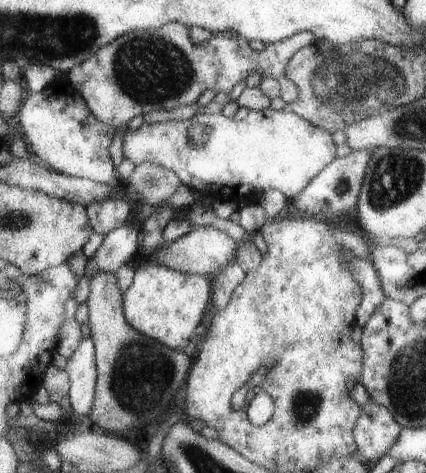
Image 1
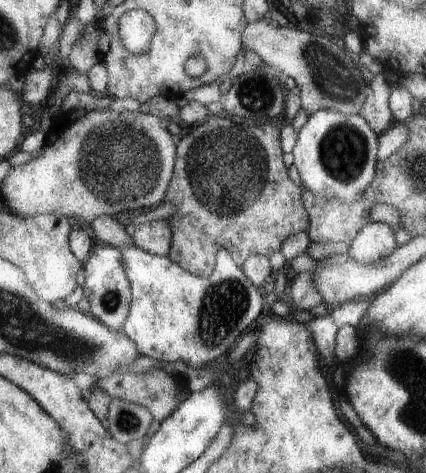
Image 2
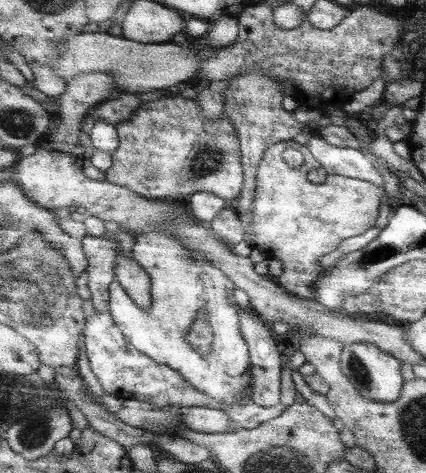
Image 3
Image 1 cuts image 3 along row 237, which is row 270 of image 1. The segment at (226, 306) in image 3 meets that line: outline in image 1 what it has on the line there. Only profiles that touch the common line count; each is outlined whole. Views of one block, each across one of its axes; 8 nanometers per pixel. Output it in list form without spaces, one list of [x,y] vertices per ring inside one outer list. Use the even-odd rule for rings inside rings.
[[[147,262],[133,274],[131,286],[123,296],[125,320],[141,334],[167,344],[175,350],[185,350],[195,328],[203,322],[205,310],[211,302],[213,278],[183,274],[155,262]]]

